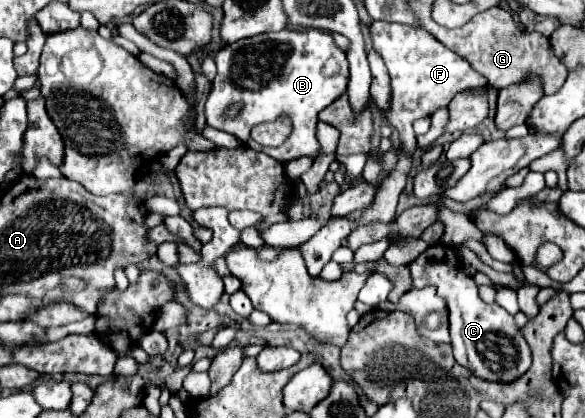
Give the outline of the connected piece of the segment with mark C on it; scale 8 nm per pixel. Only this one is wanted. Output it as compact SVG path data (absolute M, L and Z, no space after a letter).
M430 246L414 262L410 262L414 288L420 288L420 284L432 284L438 288L438 296L446 298L450 310L450 336L456 362L466 366L474 376L482 380L510 384L530 370L530 346L522 336L522 328L514 322L514 316L498 304L482 302L476 292L476 282L466 276L458 266L460 262L456 258L454 248Z

